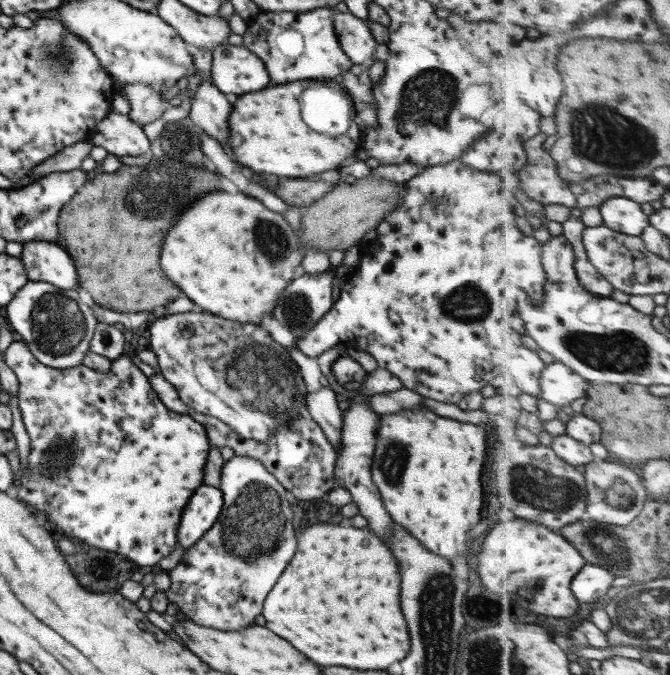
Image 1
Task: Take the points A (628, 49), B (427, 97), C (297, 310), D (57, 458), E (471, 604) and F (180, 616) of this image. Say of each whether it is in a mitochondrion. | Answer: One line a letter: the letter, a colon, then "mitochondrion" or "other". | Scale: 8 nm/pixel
A: other
B: mitochondrion
C: mitochondrion
D: mitochondrion
E: mitochondrion
F: other

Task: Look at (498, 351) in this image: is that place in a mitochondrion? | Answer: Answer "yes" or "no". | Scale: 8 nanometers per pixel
no

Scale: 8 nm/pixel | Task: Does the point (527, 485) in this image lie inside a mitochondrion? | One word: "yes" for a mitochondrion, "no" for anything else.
yes

